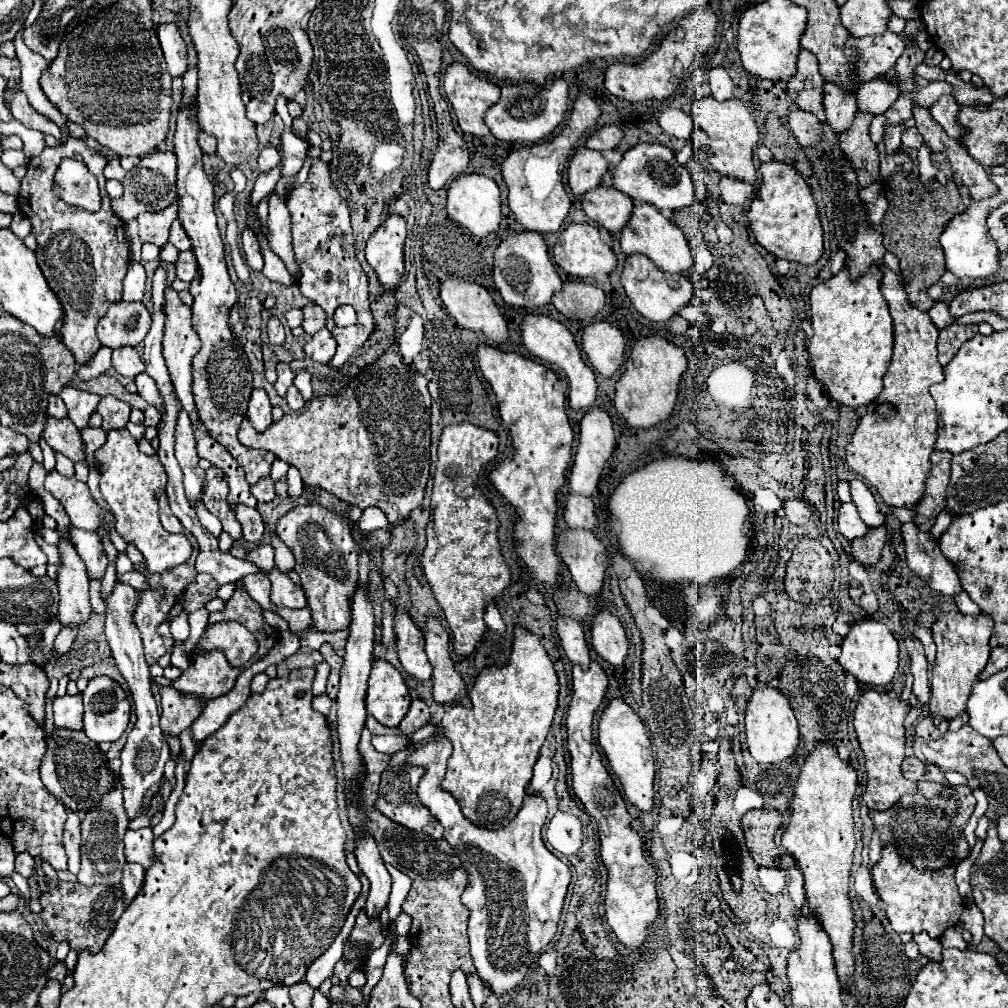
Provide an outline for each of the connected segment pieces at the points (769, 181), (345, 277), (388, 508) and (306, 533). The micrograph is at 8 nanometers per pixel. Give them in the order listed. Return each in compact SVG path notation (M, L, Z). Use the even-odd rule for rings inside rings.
M774 159L760 163L760 173L762 185L754 195L748 211L750 229L754 231L756 241L776 257L804 265L816 263L824 251L824 231L810 185L790 163Z
M312 159L312 167L308 173L308 187L294 187L288 195L286 207L292 215L292 239L294 239L294 255L296 263L302 271L300 291L304 297L314 301L326 311L326 329L334 335L338 349L336 355L328 361L328 367L334 371L342 369L344 363L354 357L370 335L378 329L374 315L370 311L368 301L368 275L362 265L358 265L354 251L354 237L350 225L350 207L336 191L330 179L330 165L322 159ZM342 303L348 303L358 313L358 323L352 327L336 327L334 325L334 309Z
M392 345L374 365L350 381L338 397L312 399L300 415L284 415L264 433L254 431L248 419L242 419L238 441L252 449L272 451L276 457L298 467L306 485L318 485L342 501L360 509L380 507L392 525L402 523L412 509L424 499L424 489L430 471L430 431L418 431L414 423L430 421L430 393L422 379L414 379L414 371L402 363L398 347Z
M298 505L276 521L276 533L292 549L296 557L294 571L302 579L302 589L312 611L312 631L342 631L348 629L348 595L358 583L356 543L348 521L342 515L318 505Z

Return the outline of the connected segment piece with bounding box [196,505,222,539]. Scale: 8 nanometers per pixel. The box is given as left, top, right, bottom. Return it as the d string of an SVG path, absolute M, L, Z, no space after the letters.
M198 505L196 507L196 513L198 513L198 519L200 519L200 523L218 539L220 537L220 533L222 533L222 523L204 507L204 505Z

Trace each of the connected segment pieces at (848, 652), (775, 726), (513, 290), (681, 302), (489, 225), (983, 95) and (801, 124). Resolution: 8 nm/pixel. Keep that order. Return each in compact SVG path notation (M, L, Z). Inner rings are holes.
M856 621L850 627L850 633L844 637L840 645L842 653L838 657L838 663L846 673L850 673L858 683L882 687L888 685L898 669L898 641L890 633L890 629L884 623L878 621Z
M758 687L754 689L750 701L748 701L748 709L746 709L746 743L748 743L748 751L750 755L758 761L758 763L780 763L788 757L794 755L794 751L798 749L798 721L794 717L794 711L788 703L788 699L772 687Z
M514 233L510 235L494 255L494 283L510 307L524 307L524 309L538 309L552 301L552 297L562 291L562 279L556 273L556 267L548 255L546 241L540 233Z
M634 255L634 257L626 259L624 273L622 273L622 285L624 285L632 305L636 307L636 311L642 317L646 317L648 321L656 321L656 323L668 323L670 319L674 319L680 313L682 307L690 305L690 301L694 299L692 281L688 277L664 273L644 255Z
M462 175L452 181L448 189L448 203L446 209L454 221L458 221L462 227L466 227L476 237L486 237L500 229L502 221L502 201L500 201L500 189L494 179L488 179L484 175Z
M964 83L964 89L956 89L956 99L960 101L960 107L972 107L974 103L992 103L996 97L988 87L974 89L972 85Z
M804 111L790 113L788 115L788 127L802 147L814 147L824 137L822 123L814 115L808 115Z

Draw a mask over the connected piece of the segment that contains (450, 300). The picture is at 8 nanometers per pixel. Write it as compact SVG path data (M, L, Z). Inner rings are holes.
M446 279L440 285L440 299L442 299L446 311L458 321L460 327L476 331L476 333L484 333L494 345L500 345L508 339L508 323L502 317L500 309L496 307L494 299L490 297L490 293L482 285L470 283L464 279Z

